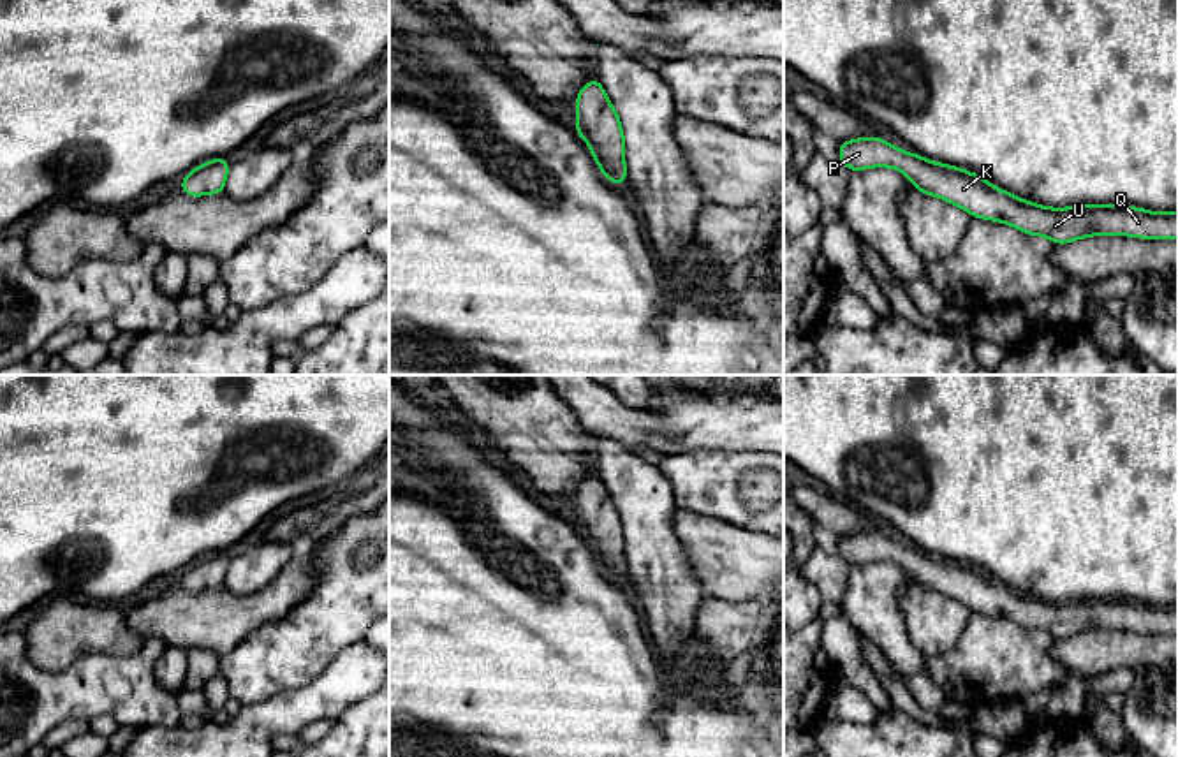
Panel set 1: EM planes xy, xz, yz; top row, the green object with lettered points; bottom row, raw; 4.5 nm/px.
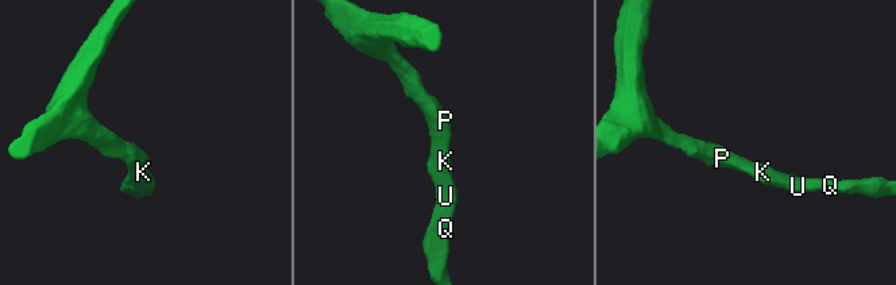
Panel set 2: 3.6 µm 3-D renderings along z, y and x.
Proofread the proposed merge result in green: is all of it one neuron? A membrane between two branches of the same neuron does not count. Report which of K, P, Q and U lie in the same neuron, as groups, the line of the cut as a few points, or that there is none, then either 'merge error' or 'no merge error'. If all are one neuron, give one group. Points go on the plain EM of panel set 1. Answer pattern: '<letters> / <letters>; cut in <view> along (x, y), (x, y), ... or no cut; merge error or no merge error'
K P Q U; no cut; no merge error

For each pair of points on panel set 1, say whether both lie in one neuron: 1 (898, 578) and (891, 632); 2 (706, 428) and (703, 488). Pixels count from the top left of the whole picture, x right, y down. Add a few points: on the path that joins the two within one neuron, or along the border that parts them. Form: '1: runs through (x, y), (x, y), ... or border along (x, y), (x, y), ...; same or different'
1: runs through (890, 592), (890, 618); same
2: border along (745, 449), (696, 446), (671, 451), (664, 456); different

